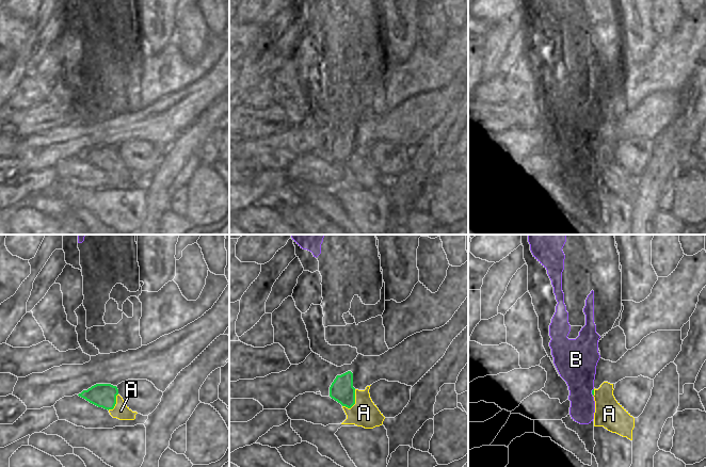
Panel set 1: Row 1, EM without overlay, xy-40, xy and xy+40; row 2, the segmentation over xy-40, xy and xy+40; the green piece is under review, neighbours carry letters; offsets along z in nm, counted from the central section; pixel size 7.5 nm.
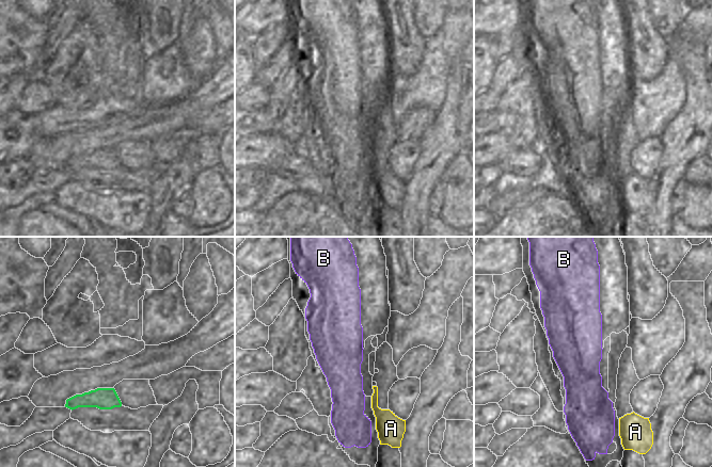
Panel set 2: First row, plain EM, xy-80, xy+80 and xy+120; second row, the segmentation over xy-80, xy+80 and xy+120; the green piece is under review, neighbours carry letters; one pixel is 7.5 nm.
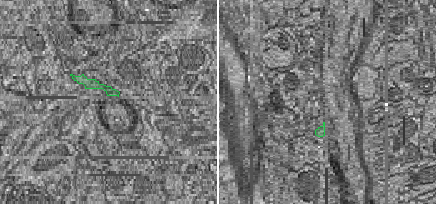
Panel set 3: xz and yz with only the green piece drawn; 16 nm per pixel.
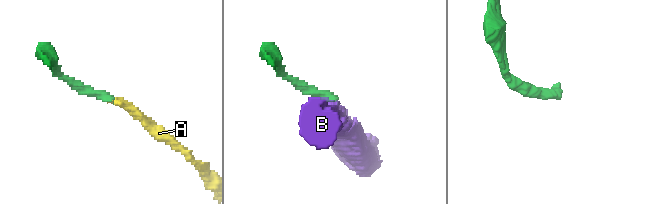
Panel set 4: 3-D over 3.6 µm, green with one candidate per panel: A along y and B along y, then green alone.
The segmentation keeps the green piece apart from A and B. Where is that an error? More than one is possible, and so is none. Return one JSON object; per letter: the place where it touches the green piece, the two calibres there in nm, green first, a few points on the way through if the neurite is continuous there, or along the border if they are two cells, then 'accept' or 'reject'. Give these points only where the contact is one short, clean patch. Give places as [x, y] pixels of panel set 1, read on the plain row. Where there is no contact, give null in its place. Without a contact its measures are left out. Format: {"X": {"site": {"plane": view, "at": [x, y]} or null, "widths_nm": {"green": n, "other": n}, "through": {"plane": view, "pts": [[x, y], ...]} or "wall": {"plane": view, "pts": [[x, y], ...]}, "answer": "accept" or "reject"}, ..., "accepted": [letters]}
{"A": {"site": {"plane": "xy", "at": [354, 163]}, "widths_nm": {"green": 180, "other": 200}, "answer": "accept"}, "B": {"site": {"plane": "xy+40", "at": [592, 153]}, "widths_nm": {"green": 20, "other": 300}, "wall": {"plane": "xy+40", "pts": [[593, 149], [592, 156]]}, "answer": "reject"}, "accepted": ["A"]}

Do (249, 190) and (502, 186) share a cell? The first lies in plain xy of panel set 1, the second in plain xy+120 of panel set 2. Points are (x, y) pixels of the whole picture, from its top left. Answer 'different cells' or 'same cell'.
different cells

